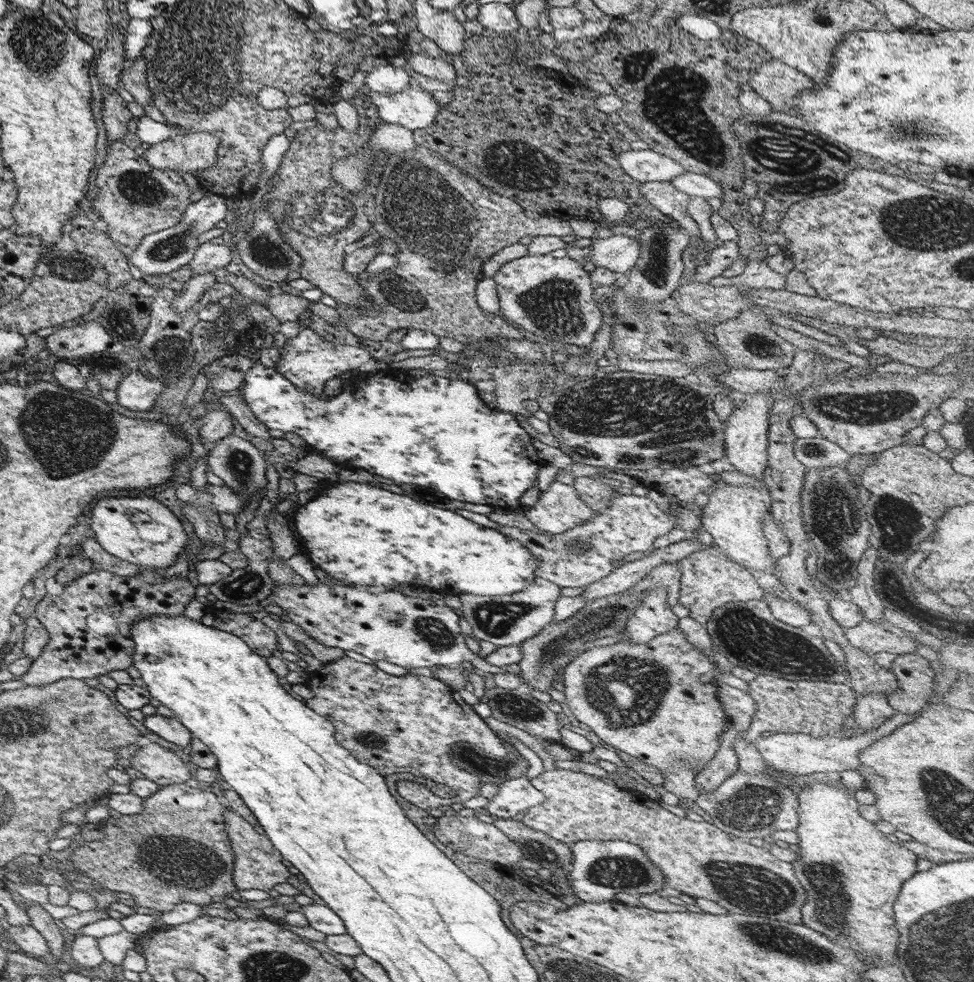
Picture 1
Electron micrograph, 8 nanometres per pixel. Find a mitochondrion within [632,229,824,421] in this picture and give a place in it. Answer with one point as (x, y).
(754, 344)

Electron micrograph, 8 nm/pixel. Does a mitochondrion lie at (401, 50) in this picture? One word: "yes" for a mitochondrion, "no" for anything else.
no

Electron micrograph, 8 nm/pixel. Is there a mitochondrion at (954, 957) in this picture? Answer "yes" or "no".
yes

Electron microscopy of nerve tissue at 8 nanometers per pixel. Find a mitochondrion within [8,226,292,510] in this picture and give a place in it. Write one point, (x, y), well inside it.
(80, 440)

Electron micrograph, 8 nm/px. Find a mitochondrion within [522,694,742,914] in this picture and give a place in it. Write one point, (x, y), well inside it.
(620, 872)

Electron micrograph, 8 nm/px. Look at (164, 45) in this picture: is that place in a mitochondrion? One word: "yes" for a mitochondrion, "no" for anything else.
yes

